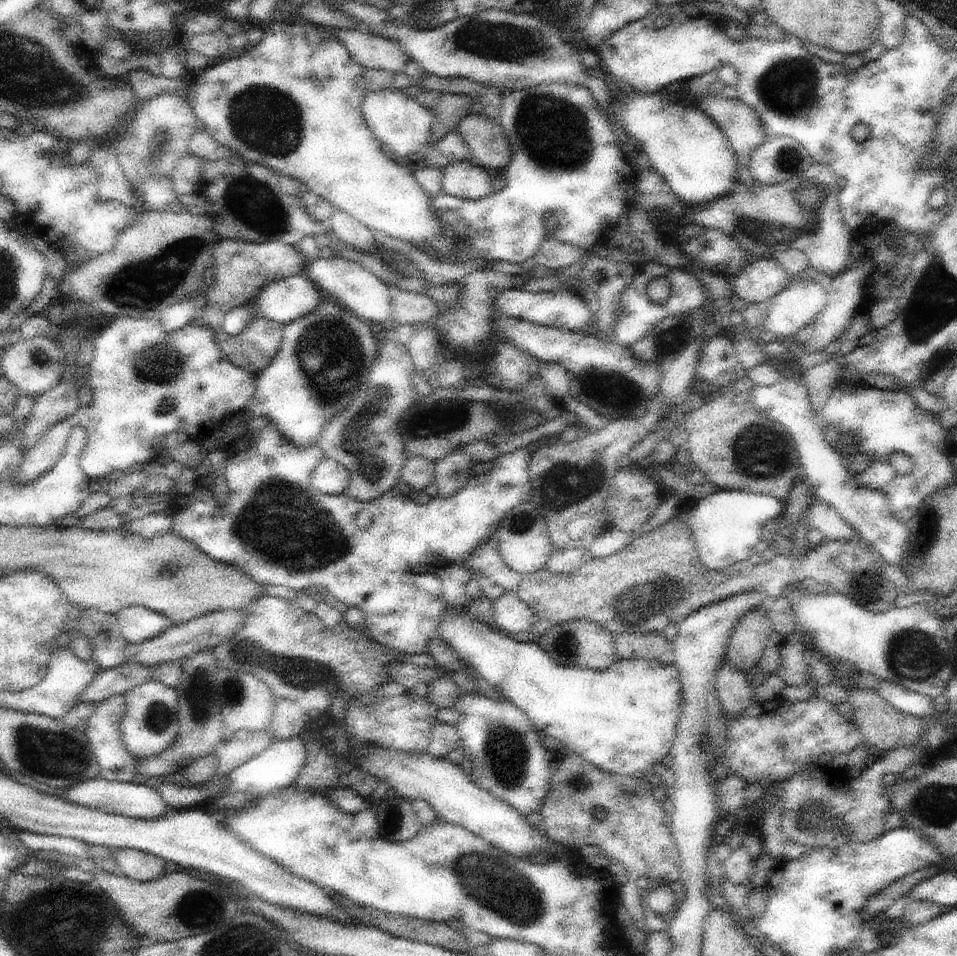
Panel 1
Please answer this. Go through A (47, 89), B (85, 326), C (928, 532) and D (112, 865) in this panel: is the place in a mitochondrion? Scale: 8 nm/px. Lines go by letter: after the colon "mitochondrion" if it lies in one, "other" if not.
A: mitochondrion
B: other
C: mitochondrion
D: other

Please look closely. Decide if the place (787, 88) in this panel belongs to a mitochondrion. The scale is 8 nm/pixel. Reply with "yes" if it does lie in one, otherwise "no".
yes

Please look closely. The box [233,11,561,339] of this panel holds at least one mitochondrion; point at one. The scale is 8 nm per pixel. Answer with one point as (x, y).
(476, 39)

